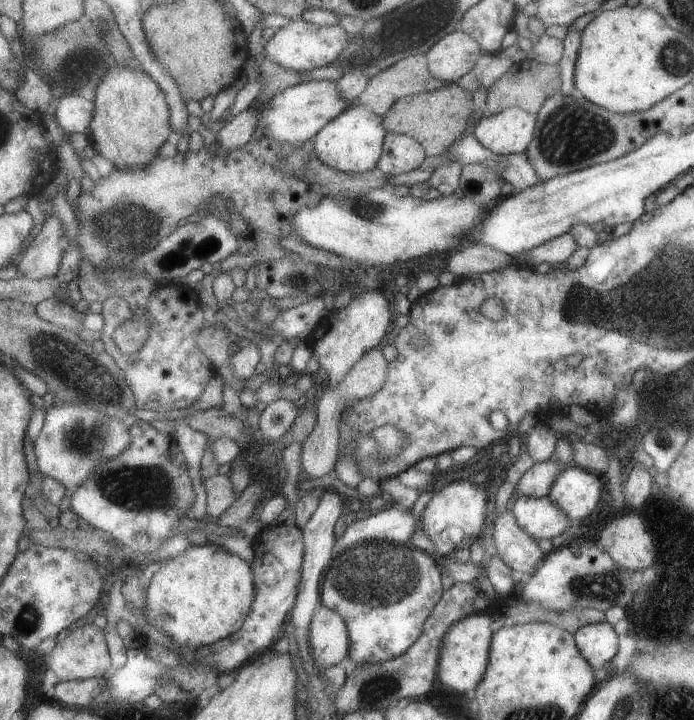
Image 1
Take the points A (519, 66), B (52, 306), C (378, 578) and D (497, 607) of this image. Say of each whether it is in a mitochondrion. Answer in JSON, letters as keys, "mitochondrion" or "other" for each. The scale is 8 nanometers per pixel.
{"A":"other","B":"other","C":"mitochondrion","D":"other"}

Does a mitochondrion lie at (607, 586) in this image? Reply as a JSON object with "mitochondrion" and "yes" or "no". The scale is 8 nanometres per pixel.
{"mitochondrion":"yes"}

